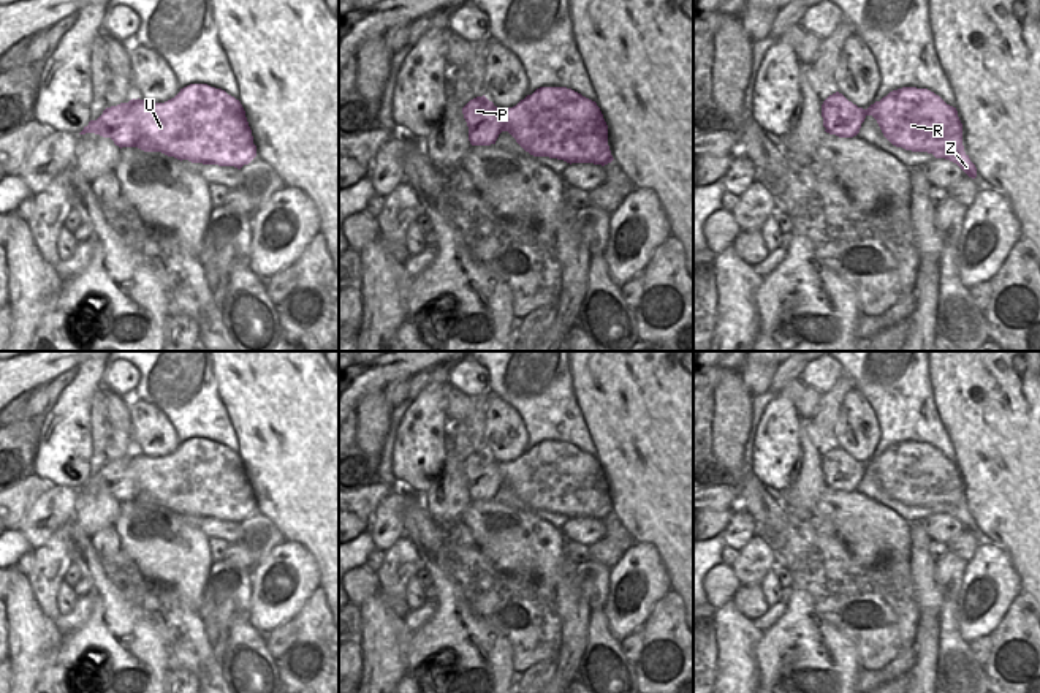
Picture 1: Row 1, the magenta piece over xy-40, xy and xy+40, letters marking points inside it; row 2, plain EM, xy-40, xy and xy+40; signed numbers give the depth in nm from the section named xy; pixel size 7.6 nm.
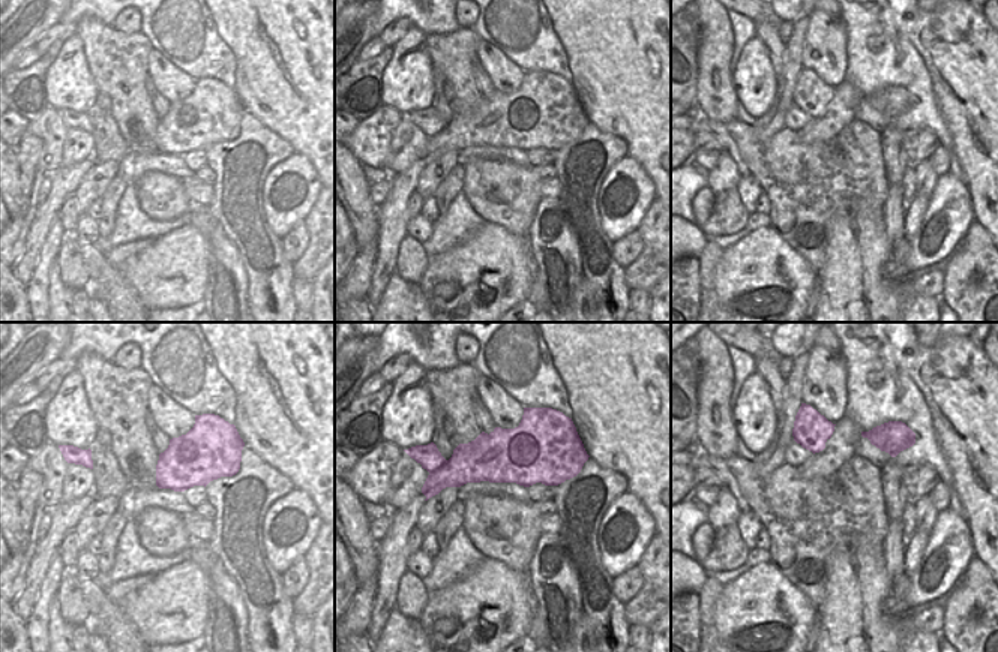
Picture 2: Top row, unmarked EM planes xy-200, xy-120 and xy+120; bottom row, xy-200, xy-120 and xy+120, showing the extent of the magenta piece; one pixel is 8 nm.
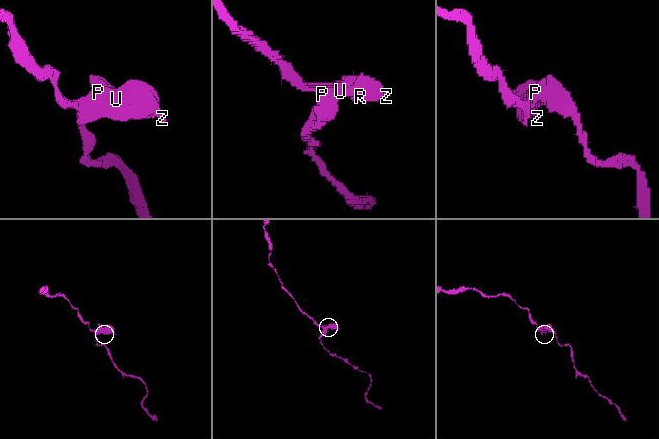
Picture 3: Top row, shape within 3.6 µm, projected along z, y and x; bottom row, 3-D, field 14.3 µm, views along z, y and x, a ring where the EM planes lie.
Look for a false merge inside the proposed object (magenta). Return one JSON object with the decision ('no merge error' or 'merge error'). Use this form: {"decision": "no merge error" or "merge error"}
{"decision": "merge error"}

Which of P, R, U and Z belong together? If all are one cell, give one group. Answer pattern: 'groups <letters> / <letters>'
groups P / R U Z

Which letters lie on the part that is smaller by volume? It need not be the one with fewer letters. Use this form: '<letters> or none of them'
R, U, Z

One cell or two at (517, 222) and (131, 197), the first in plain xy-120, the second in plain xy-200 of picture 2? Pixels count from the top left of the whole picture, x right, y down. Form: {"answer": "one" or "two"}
{"answer": "two"}

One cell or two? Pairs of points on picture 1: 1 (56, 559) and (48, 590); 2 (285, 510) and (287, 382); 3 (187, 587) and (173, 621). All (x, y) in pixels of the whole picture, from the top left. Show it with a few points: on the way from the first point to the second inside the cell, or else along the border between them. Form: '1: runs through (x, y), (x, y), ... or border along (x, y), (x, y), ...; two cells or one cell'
1: runs through (49, 567), (48, 583); one cell
2: runs through (287, 478), (287, 413); one cell
3: border along (149, 581), (168, 586), (197, 613); two cells

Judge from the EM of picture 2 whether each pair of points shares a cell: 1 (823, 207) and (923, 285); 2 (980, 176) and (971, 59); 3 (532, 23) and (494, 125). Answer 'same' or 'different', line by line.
1: same
2: same
3: different

